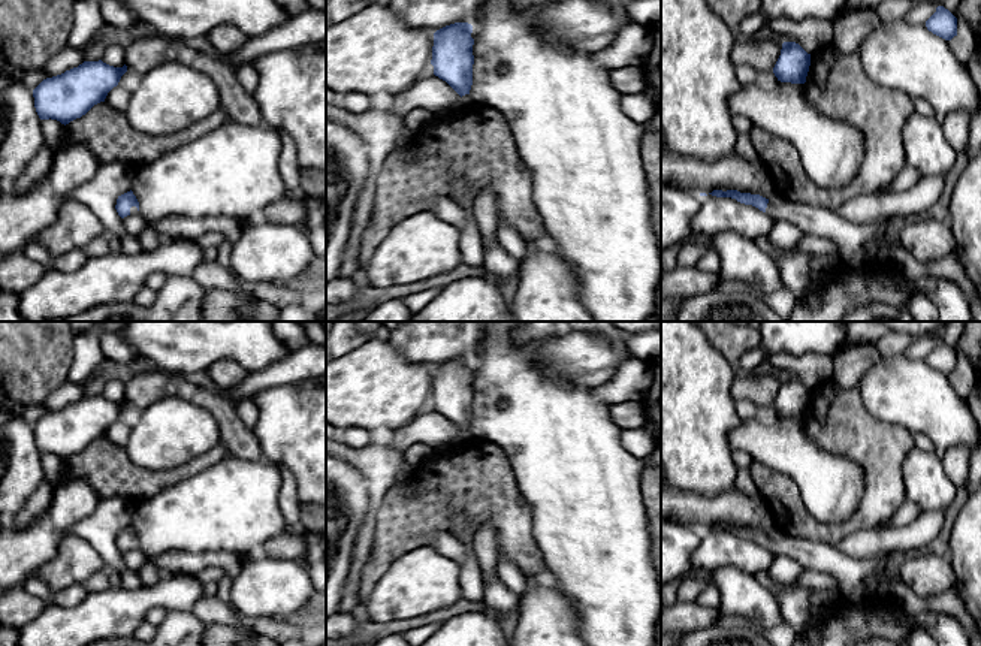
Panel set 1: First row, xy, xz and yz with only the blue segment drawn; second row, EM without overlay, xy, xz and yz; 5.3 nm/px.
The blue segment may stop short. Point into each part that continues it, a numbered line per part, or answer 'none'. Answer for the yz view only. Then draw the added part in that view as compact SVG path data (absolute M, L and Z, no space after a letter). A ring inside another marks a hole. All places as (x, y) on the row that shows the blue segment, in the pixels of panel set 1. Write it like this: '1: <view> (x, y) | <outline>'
1: yz (851, 238) | M778 193L769 199L766 212L776 221L791 221L803 235L814 235L836 242L840 265L846 268L863 266L869 259L864 245L878 238L887 226L902 223L896 218L885 218L870 224L857 224L824 206L793 202Z

